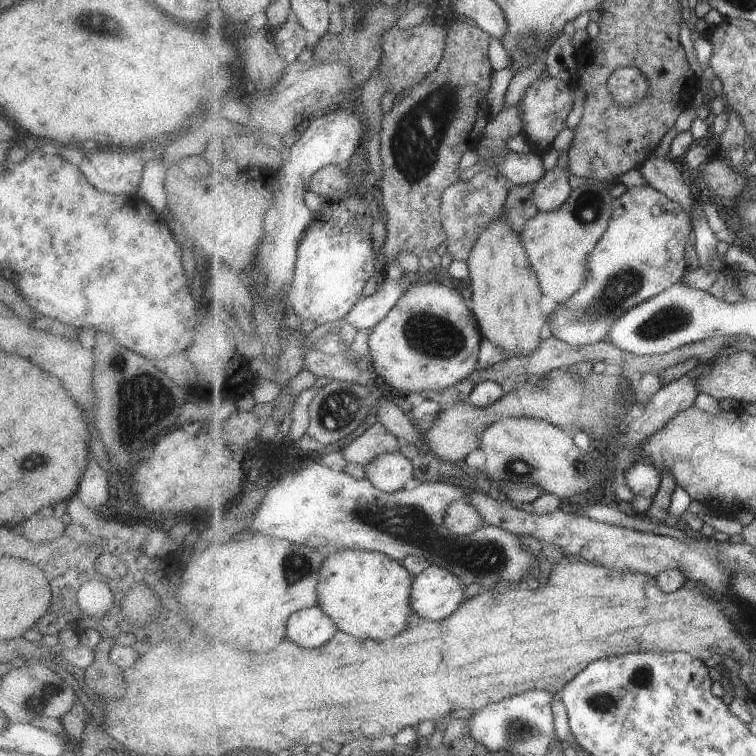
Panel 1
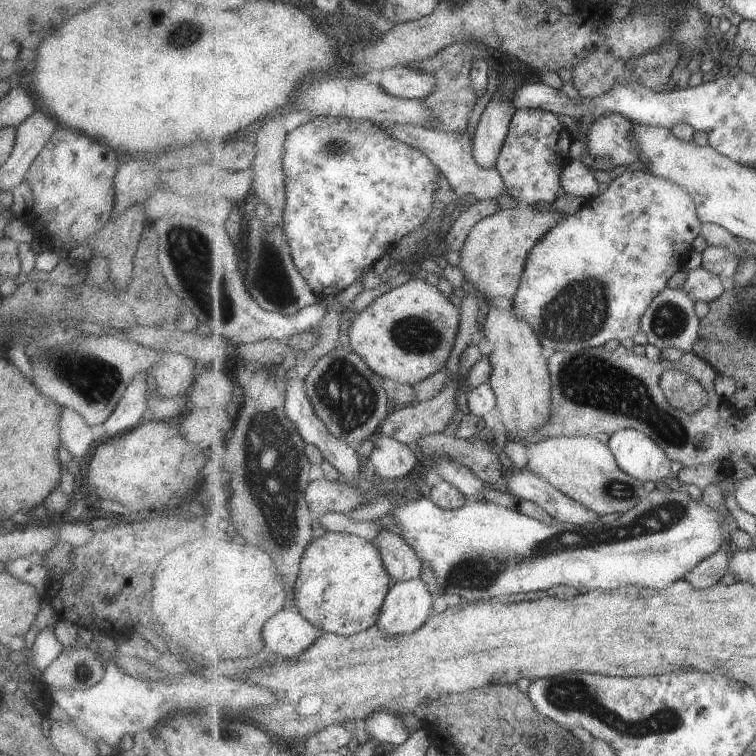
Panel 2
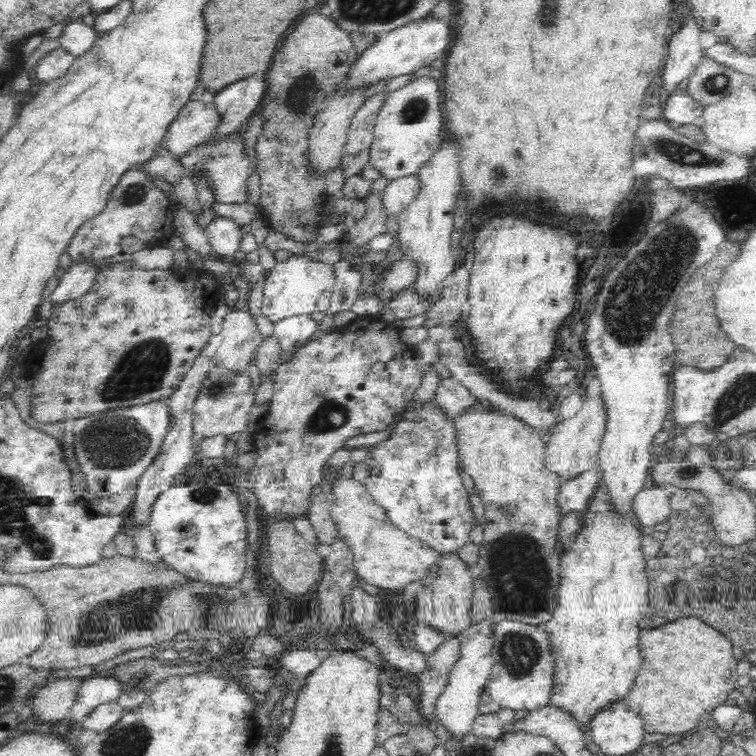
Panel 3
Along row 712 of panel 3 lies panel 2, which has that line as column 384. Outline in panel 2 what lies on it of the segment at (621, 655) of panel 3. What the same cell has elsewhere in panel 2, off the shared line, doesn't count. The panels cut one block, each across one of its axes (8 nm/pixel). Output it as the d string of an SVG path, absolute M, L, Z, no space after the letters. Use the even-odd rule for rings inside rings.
M326 532L303 555L294 607L325 632L351 636L376 624L393 583L374 543L345 532Z

